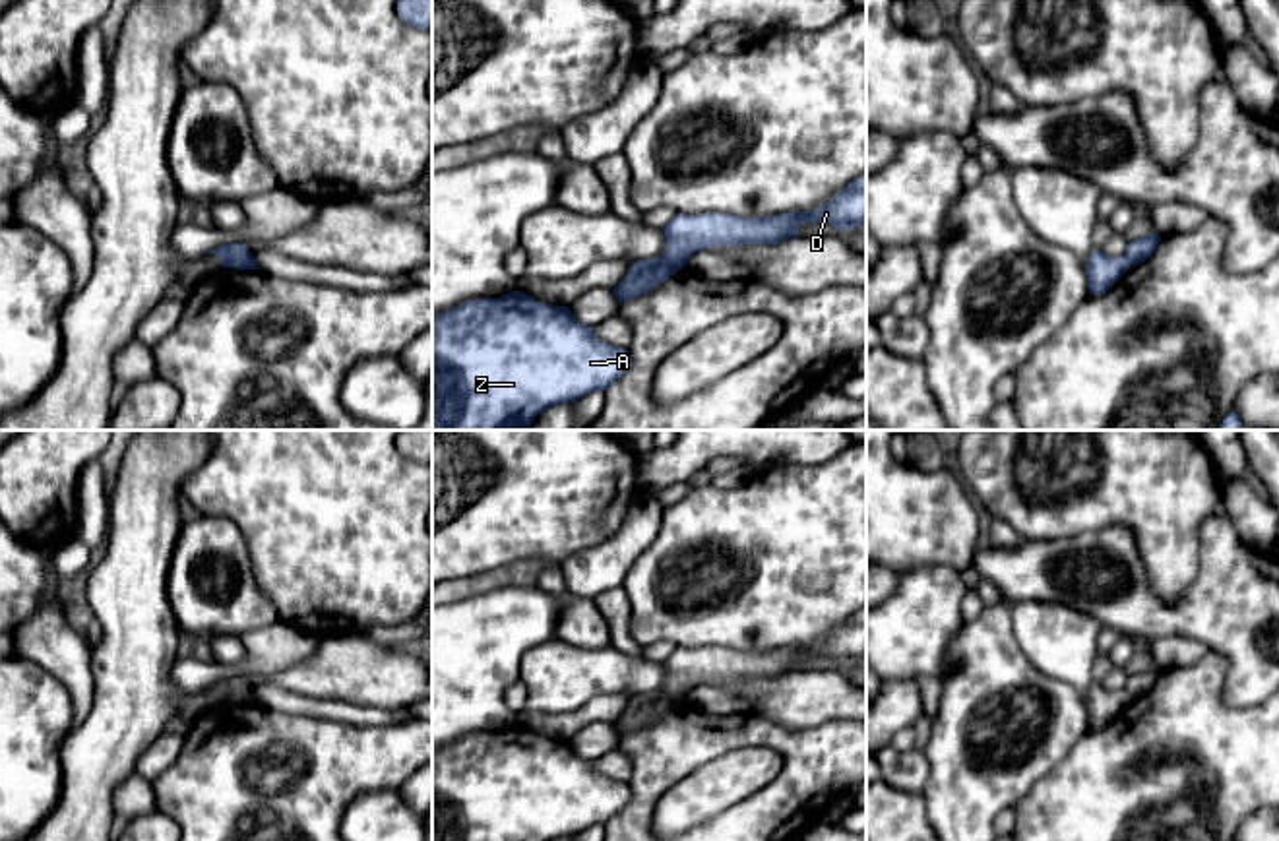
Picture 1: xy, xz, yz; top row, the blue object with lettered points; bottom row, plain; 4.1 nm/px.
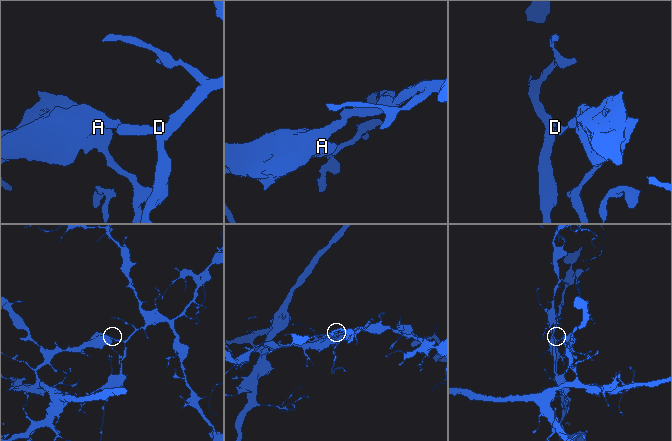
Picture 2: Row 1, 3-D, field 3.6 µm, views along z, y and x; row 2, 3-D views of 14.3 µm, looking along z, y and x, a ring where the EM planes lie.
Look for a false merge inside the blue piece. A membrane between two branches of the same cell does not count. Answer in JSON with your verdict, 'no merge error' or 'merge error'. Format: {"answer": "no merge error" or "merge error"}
{"answer": "merge error"}

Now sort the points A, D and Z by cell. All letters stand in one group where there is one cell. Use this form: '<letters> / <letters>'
A Z / D

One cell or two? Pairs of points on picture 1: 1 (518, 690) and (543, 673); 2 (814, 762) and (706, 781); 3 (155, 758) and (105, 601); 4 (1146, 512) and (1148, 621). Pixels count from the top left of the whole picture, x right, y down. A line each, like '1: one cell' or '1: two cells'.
1: two cells
2: two cells
3: two cells
4: two cells

